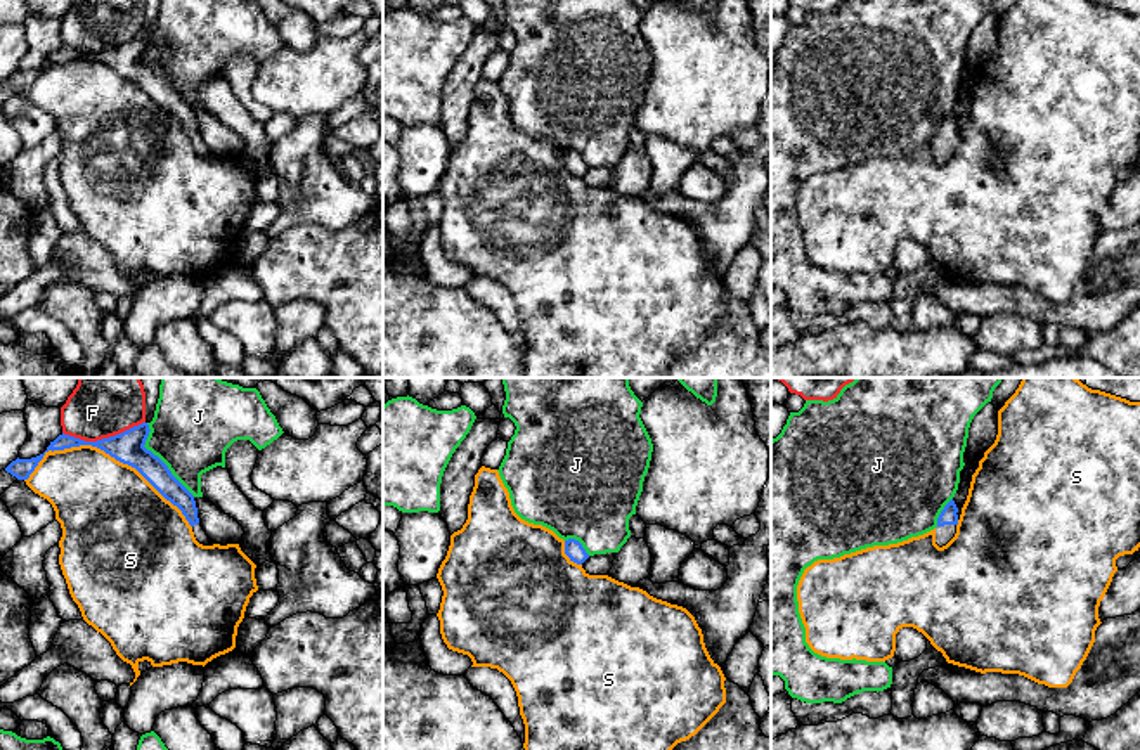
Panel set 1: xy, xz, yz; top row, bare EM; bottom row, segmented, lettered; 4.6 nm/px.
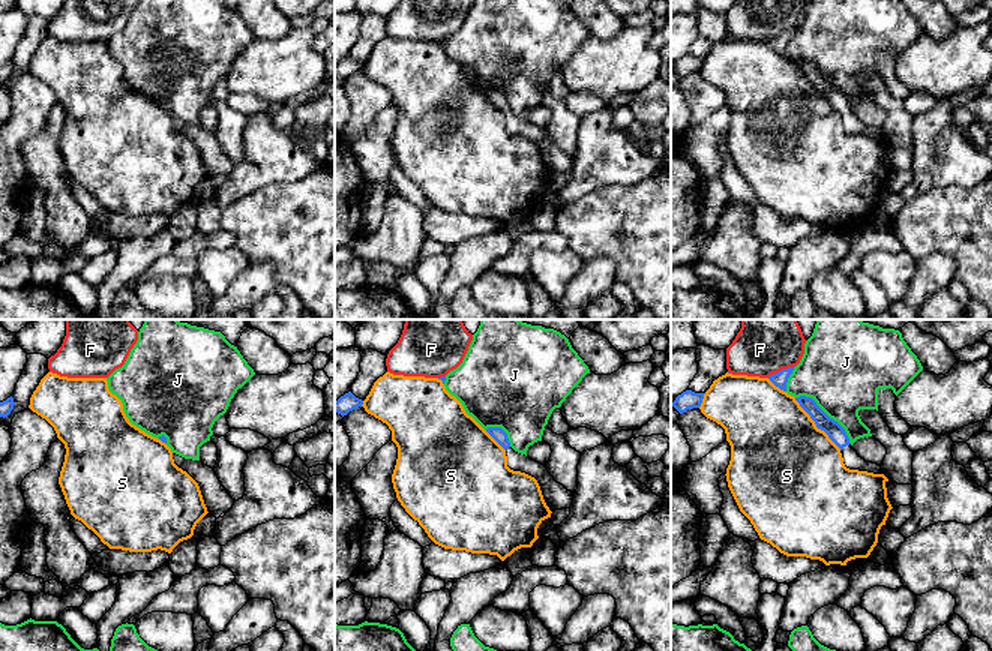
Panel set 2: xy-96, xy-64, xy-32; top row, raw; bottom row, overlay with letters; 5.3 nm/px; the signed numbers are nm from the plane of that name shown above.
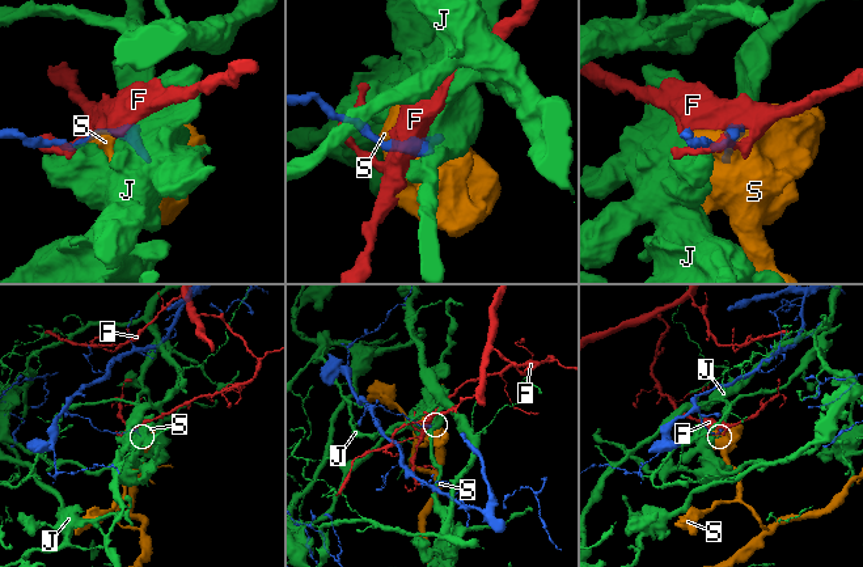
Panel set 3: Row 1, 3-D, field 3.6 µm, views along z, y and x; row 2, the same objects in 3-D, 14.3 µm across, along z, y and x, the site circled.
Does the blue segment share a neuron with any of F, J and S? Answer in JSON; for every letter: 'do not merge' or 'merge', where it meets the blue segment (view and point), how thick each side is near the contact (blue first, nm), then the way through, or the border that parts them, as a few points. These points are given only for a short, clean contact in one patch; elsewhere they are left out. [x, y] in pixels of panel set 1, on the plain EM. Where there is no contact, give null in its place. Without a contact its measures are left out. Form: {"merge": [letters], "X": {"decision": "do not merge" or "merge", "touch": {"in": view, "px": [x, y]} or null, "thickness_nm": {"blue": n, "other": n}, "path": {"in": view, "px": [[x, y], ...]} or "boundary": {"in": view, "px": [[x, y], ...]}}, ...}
{"merge": [], "F": {"decision": "do not merge", "touch": {"in": "xy", "px": [103, 51]}, "thickness_nm": {"blue": 150, "other": 240}}, "J": {"decision": "do not merge", "touch": {"in": "xy", "px": [160, 71]}, "thickness_nm": {"blue": 150, "other": 380}}, "S": {"decision": "do not merge", "touch": {"in": "xy", "px": [108, 64]}, "thickness_nm": {"blue": 150, "other": 440}}}

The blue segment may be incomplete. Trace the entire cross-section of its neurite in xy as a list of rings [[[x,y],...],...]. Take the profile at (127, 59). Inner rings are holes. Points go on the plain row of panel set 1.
[[[142,35],[120,47],[97,54],[85,54],[62,45],[50,54],[45,64],[92,57],[116,73],[135,80],[166,113],[182,123],[192,139],[196,152],[203,158],[213,158],[215,154],[206,147],[199,135],[194,107],[172,87],[168,78],[158,68],[144,59],[149,43],[149,36]]]

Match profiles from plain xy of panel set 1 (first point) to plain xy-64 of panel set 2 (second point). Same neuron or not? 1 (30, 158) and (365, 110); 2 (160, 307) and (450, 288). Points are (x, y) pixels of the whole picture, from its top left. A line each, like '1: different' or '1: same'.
1: different
2: same

